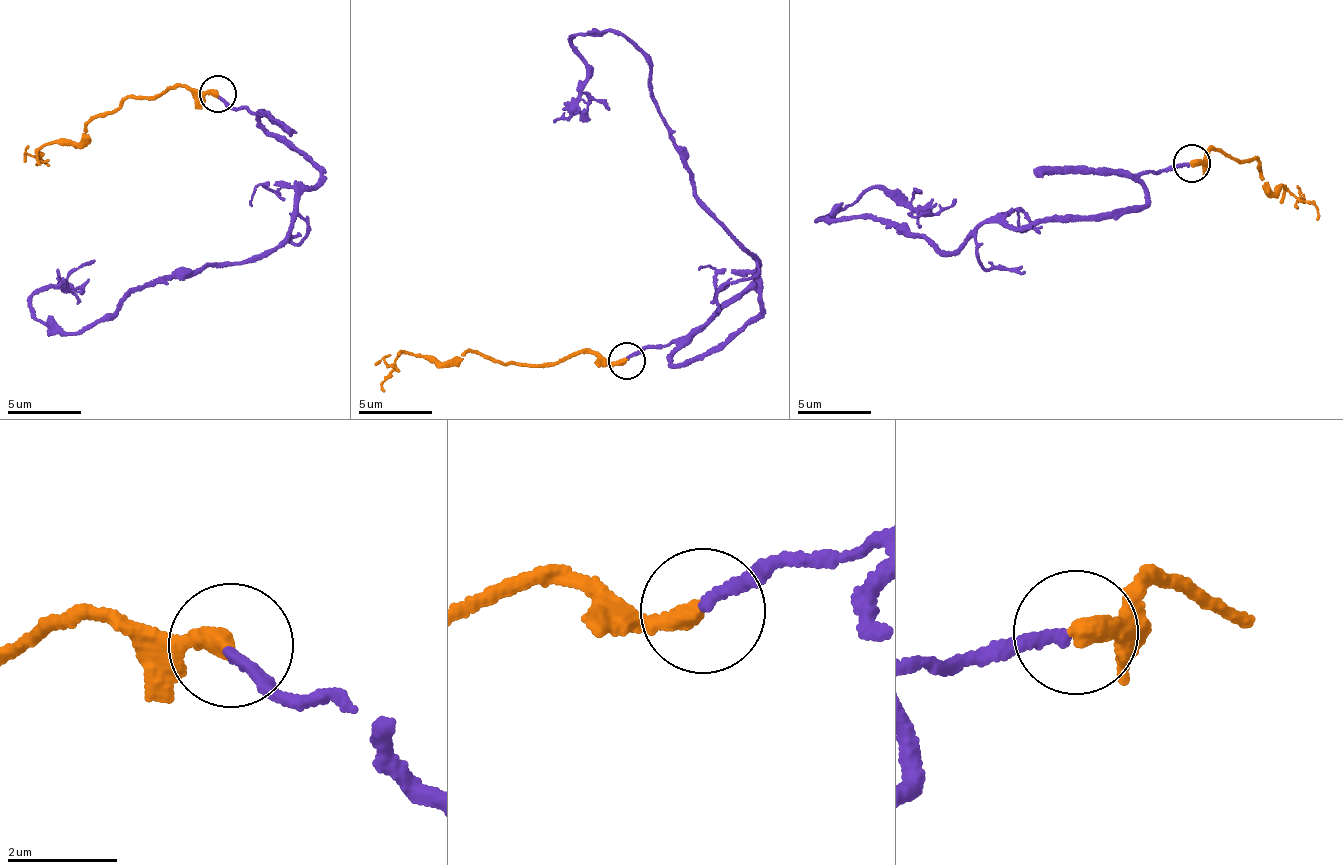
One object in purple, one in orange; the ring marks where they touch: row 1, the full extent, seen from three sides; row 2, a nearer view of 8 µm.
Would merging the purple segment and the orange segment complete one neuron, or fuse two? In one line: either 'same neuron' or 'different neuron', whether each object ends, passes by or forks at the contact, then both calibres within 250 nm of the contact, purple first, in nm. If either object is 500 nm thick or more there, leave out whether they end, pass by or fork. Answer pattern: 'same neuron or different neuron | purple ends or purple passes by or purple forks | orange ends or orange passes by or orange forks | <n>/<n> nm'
same neuron | purple ends | orange ends | 190/360 nm

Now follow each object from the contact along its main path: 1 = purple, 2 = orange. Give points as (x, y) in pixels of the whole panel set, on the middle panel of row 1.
1: (626, 359), (674, 344), (685, 367), (760, 312), (759, 266), (616, 32), (571, 39), (581, 92), (555, 122)
2: (626, 359), (583, 351), (544, 366), (476, 352), (442, 361), (399, 355), (382, 382), (383, 391)

